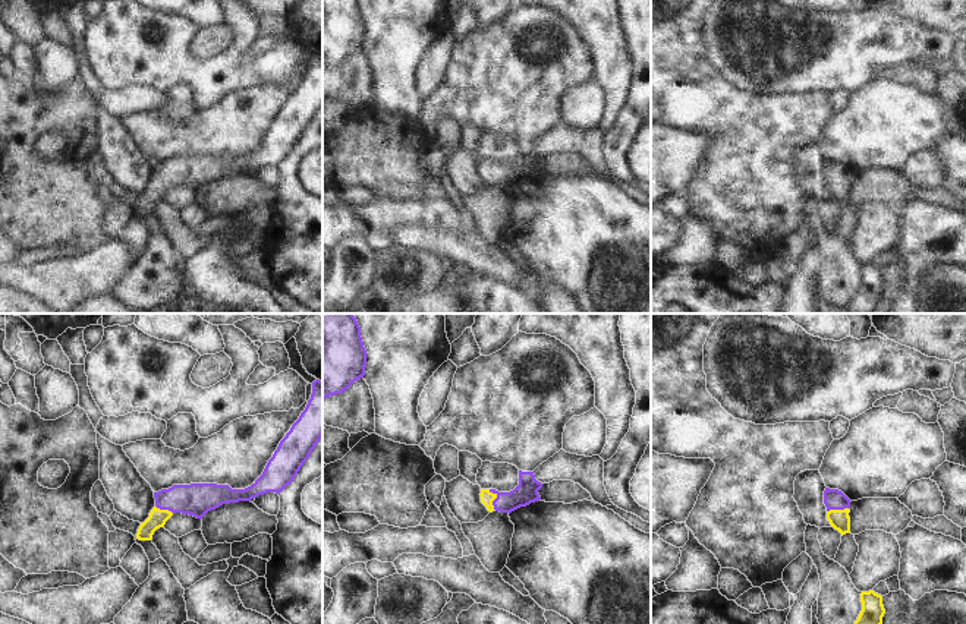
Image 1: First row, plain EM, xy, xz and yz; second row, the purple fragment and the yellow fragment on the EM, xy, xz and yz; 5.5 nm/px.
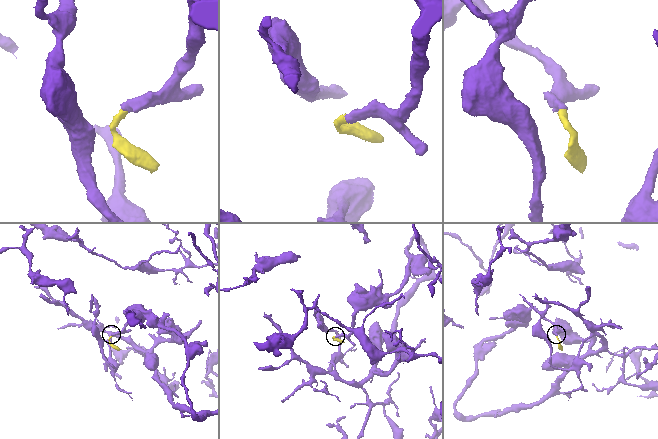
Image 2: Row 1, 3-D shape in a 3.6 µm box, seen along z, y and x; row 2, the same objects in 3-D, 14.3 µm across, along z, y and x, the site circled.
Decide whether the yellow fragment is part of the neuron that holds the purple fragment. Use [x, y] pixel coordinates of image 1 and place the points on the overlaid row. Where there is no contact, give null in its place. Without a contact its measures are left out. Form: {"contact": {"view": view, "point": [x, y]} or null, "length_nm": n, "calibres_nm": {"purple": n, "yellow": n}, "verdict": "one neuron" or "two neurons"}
{"contact": {"view": "xz", "point": [496, 498]}, "length_nm": 120, "calibres_nm": {"purple": 120, "yellow": 70}, "verdict": "one neuron"}

